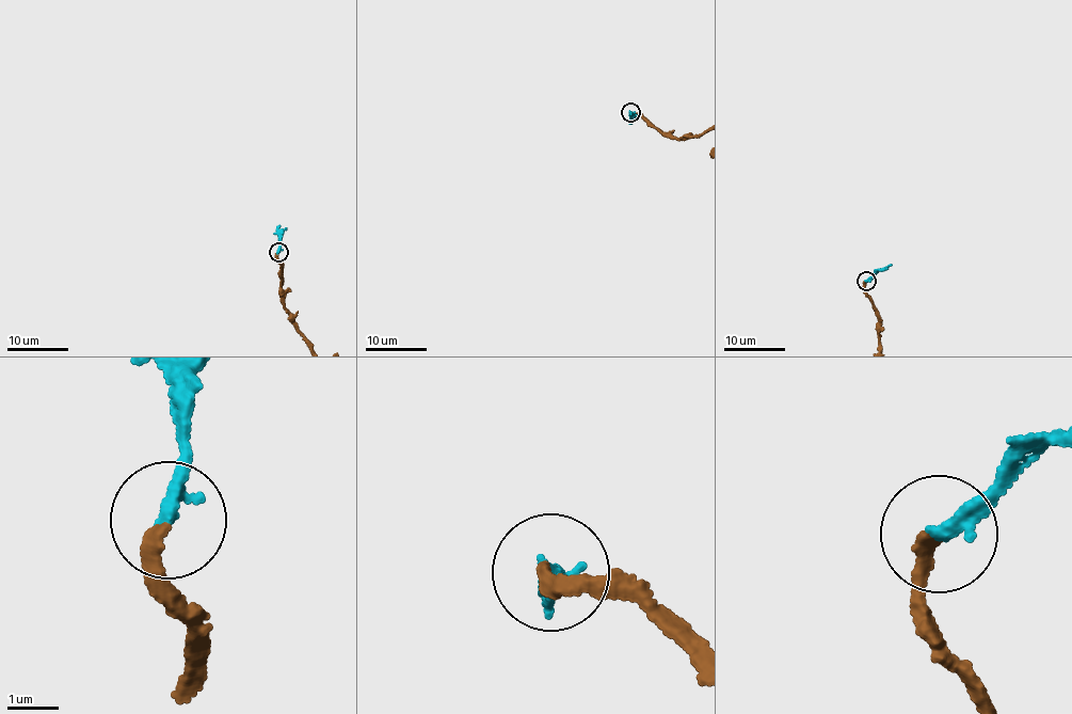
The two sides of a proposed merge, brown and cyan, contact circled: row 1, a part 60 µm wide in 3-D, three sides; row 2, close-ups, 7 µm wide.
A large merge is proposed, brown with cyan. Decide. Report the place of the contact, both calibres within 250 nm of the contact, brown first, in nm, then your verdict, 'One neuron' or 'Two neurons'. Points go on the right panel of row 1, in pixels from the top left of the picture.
Place: (866, 281). Thickness 260 nm (brown) against 320 nm. One neuron

